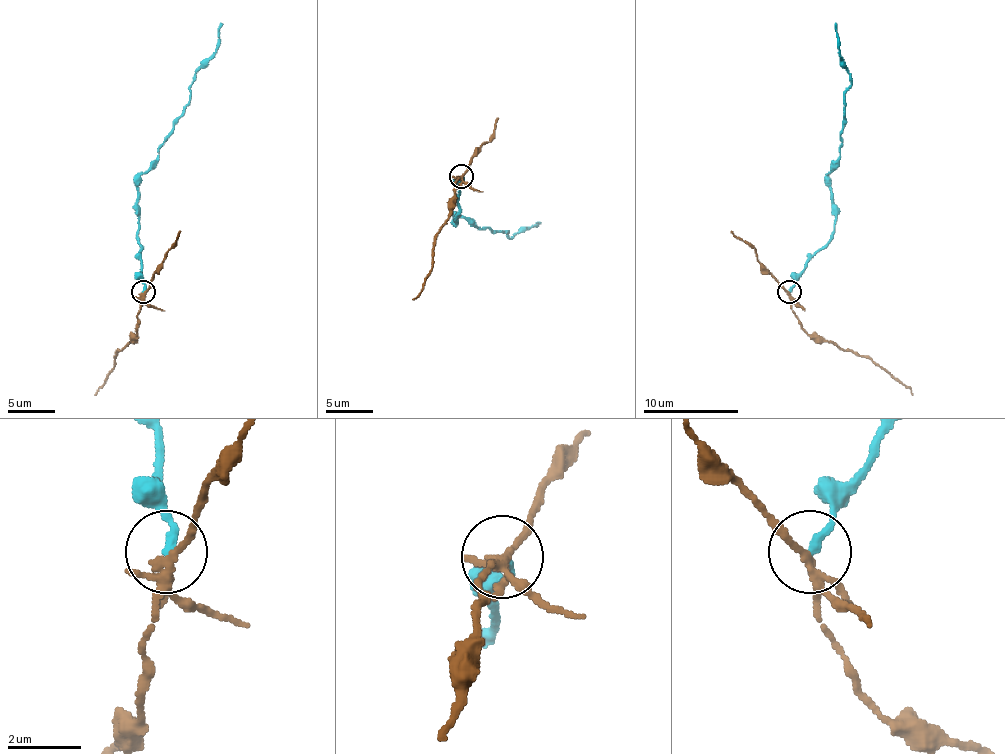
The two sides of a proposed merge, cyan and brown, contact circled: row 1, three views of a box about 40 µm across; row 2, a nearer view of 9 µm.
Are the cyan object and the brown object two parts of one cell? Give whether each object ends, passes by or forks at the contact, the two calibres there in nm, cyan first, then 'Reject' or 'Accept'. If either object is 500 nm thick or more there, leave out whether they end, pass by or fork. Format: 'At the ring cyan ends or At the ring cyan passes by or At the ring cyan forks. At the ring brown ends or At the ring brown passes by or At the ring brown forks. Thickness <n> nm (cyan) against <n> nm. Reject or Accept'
At the ring cyan ends. At the ring brown forks. Thickness 240 nm (cyan) against 190 nm. Reject

